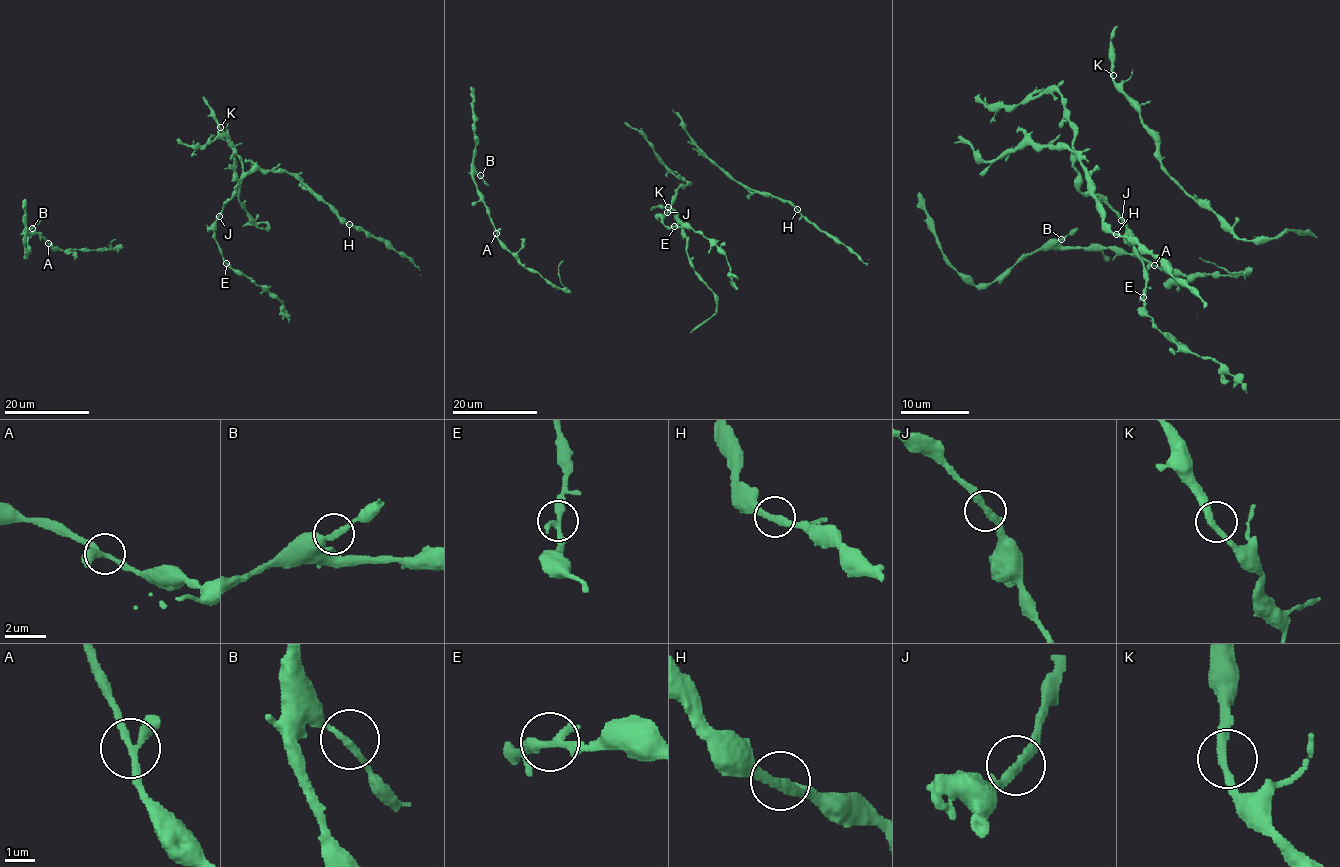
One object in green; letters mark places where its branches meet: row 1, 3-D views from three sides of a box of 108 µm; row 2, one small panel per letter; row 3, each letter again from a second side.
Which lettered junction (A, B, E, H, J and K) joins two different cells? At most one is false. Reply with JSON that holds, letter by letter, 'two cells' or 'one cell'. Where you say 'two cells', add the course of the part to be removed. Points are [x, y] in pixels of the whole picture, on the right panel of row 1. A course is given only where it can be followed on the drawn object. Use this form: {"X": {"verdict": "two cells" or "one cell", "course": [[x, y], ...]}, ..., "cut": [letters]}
{"A": {"verdict": "one cell"}, "B": {"verdict": "one cell"}, "E": {"verdict": "one cell"}, "H": {"verdict": "one cell"}, "J": {"verdict": "one cell"}, "K": {"verdict": "one cell"}, "cut": []}

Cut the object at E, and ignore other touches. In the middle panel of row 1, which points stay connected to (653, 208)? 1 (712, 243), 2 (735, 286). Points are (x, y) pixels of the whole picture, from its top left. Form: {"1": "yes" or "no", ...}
{"1": "no", "2": "no"}

